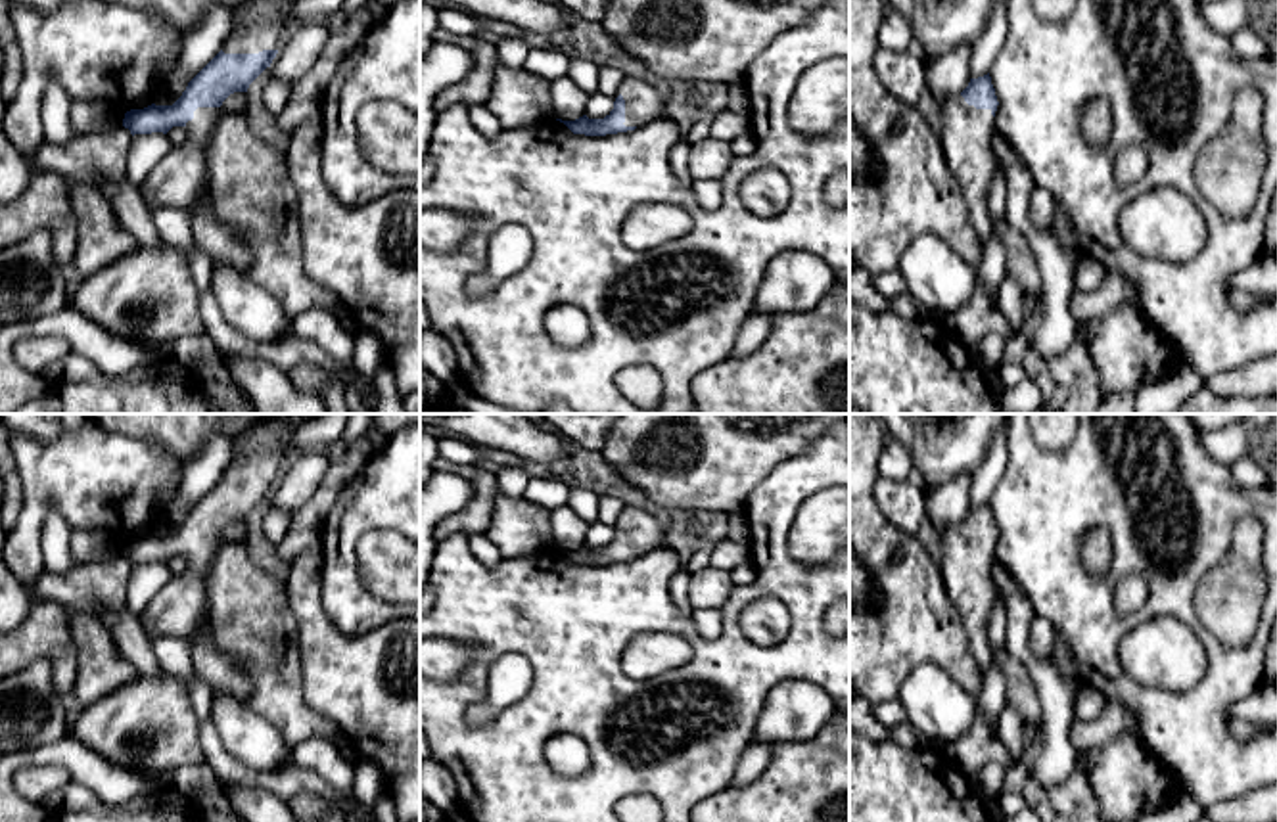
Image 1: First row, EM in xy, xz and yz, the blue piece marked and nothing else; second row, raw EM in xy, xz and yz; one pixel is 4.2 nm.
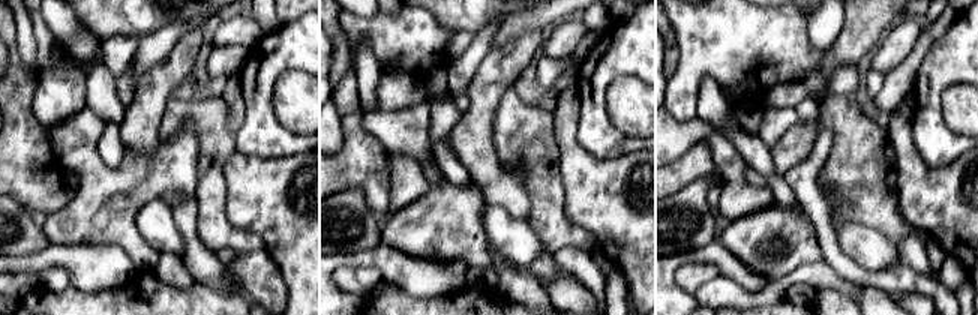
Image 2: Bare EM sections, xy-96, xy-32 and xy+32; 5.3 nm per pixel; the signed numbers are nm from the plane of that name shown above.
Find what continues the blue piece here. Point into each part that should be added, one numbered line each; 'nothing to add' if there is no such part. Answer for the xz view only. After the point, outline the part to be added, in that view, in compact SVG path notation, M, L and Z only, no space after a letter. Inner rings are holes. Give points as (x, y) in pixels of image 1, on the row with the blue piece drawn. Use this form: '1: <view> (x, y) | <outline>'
1: xz (643, 104) | M625 77L621 86L625 100L625 126L644 126L665 113L667 100L648 82Z

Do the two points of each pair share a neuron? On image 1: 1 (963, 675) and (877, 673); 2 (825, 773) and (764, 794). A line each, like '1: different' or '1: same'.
1: same
2: same

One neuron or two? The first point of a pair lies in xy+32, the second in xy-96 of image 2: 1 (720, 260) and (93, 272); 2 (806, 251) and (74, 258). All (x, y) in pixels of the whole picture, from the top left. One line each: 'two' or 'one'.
1: one
2: two

